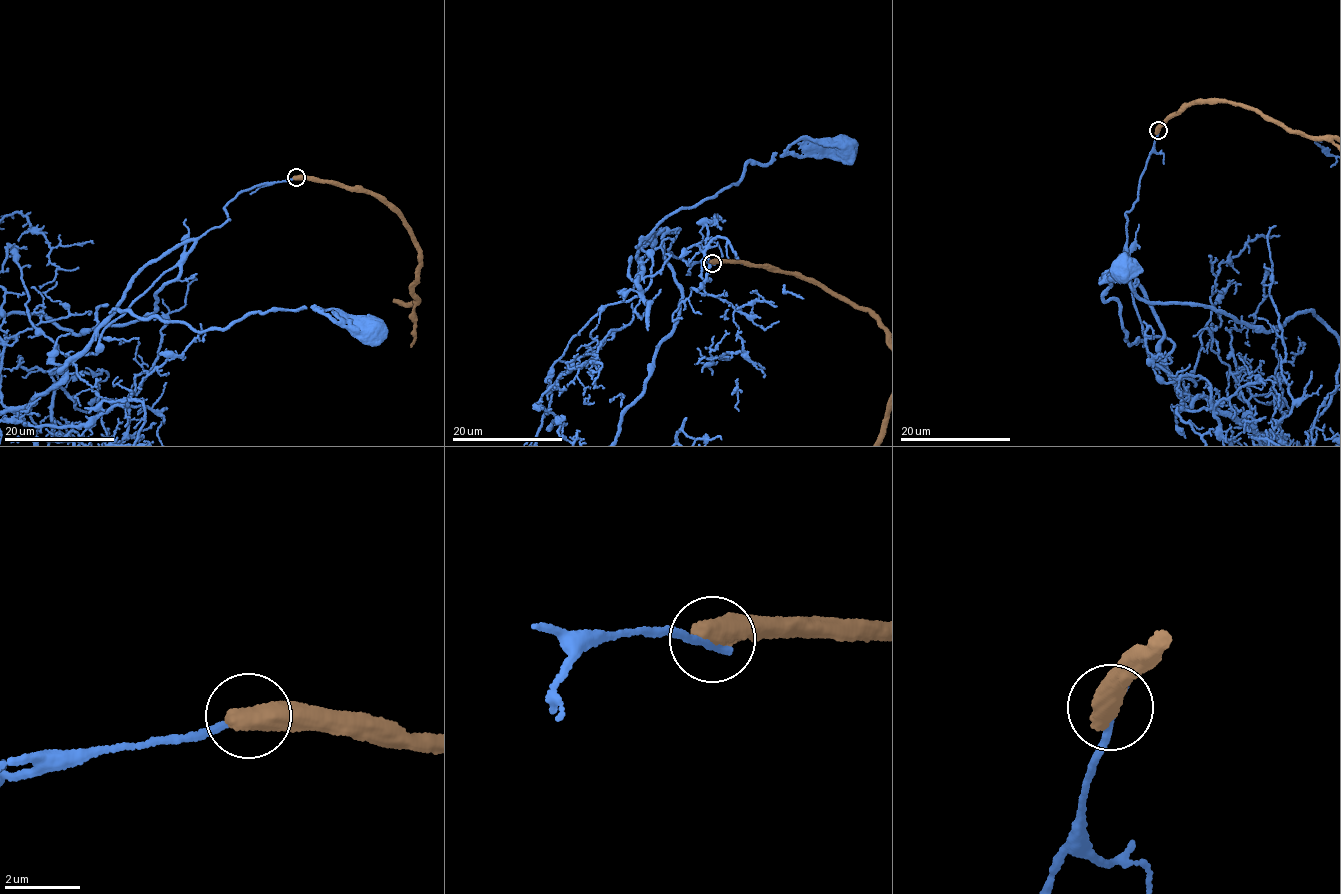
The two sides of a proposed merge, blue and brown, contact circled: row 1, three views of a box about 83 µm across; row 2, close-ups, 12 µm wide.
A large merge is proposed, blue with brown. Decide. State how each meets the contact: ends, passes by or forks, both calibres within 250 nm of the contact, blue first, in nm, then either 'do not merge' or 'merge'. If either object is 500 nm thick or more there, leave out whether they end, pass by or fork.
calibres 240 and 700 nm; do not merge

